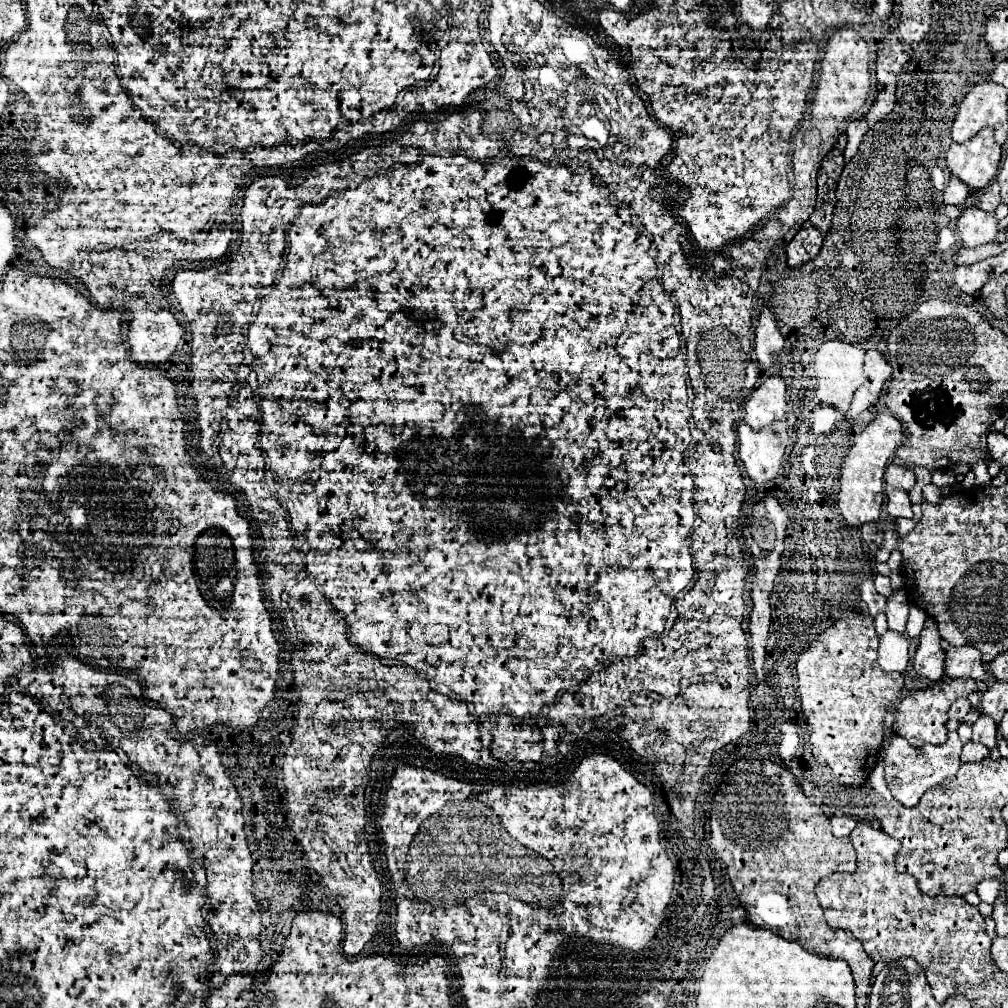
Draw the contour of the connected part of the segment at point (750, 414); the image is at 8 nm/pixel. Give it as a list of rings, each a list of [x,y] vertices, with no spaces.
[[[781,376],[767,378],[749,398],[745,404],[745,422],[753,430],[761,430],[777,420],[781,420],[787,412],[787,398],[785,398],[785,382]]]

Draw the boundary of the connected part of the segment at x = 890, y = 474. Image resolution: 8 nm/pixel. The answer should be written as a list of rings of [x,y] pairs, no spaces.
[[[891,464],[891,466],[887,468],[885,482],[887,482],[887,484],[891,484],[891,486],[895,486],[895,488],[909,490],[909,488],[915,484],[915,476],[913,476],[913,472],[911,472],[911,470]]]

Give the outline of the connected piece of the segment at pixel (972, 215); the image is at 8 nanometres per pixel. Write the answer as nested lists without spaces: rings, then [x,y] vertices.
[[[965,208],[957,220],[957,230],[961,234],[963,246],[977,248],[997,238],[997,218],[993,212],[983,212],[979,208]]]

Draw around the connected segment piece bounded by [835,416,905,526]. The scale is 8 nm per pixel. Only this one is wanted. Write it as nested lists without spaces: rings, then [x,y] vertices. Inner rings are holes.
[[[875,416],[867,428],[853,436],[853,442],[849,446],[849,466],[851,470],[843,470],[839,484],[835,484],[835,488],[839,486],[839,492],[835,496],[837,500],[837,508],[841,512],[841,516],[847,520],[847,524],[851,526],[861,526],[867,522],[877,522],[879,514],[881,514],[881,504],[883,504],[883,474],[885,468],[889,466],[889,462],[895,458],[897,448],[901,446],[901,442],[905,440],[905,432],[899,420],[895,420],[893,416]],[[859,488],[867,488],[867,490],[875,490],[875,494],[865,496],[865,500],[857,498]]]

